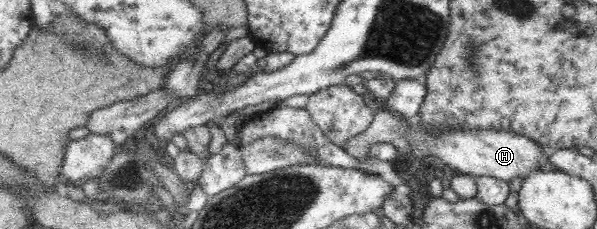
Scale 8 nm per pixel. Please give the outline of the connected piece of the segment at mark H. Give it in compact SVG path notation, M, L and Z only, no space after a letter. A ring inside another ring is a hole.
M389 106L379 107L374 112L371 128L357 138L351 138L345 146L349 156L357 160L368 158L368 149L375 142L385 142L393 145L399 153L413 153L424 158L439 159L441 167L447 166L465 175L493 176L500 180L510 182L513 178L521 176L525 179L534 171L539 171L539 166L545 166L548 154L533 140L511 133L510 131L495 131L494 129L465 129L465 127L444 127L433 129L431 125L421 120L415 128L407 123L407 119Z

